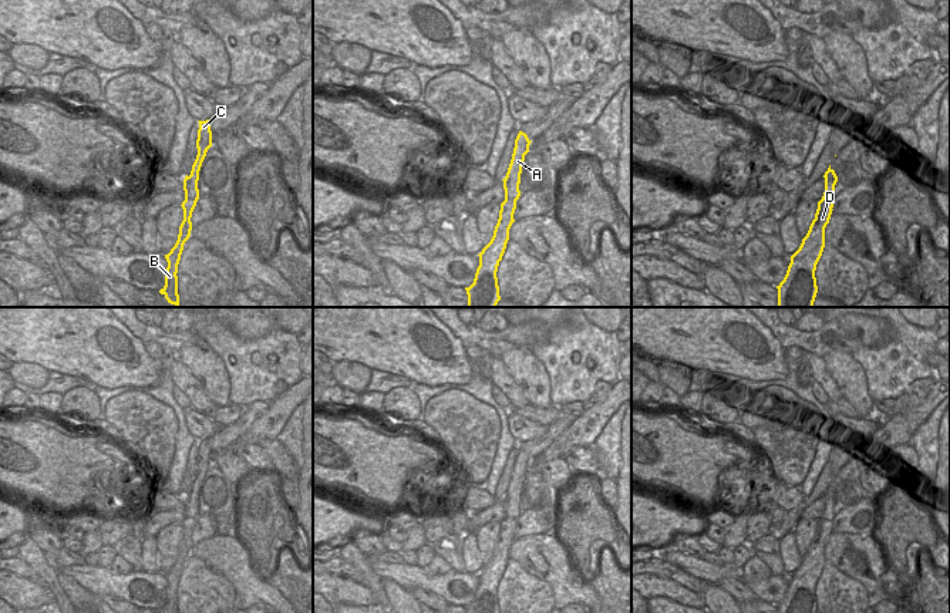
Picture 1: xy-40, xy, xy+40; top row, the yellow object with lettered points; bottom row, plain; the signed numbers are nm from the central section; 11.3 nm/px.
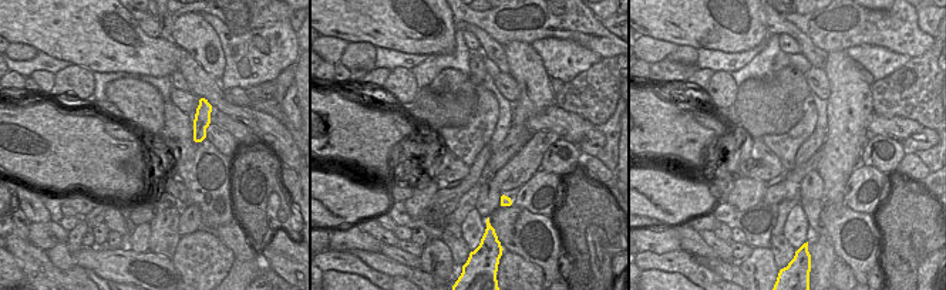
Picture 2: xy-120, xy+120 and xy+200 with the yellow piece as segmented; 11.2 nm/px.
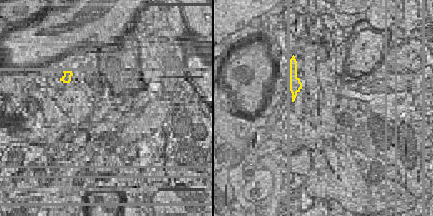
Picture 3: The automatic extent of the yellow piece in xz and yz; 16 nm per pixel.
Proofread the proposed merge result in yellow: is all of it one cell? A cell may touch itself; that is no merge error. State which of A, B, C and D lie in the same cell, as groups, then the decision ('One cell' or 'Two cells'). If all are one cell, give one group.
Groups: A B C D. One cell.

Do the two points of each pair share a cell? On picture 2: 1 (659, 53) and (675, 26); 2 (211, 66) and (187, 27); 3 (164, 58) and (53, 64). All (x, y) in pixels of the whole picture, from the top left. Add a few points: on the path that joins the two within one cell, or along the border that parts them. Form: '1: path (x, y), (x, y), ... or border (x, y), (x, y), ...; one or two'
1: border (643, 34), (673, 41), (677, 46); two
2: path (205, 56), (204, 44), (197, 37); one
3: border (39, 50), (67, 60), (71, 64); two

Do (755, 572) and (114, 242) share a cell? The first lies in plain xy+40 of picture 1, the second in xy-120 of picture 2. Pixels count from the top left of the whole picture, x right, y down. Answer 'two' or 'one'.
one

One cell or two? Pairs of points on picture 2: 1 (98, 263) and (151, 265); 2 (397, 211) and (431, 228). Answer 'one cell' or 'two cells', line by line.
1: one cell
2: one cell

